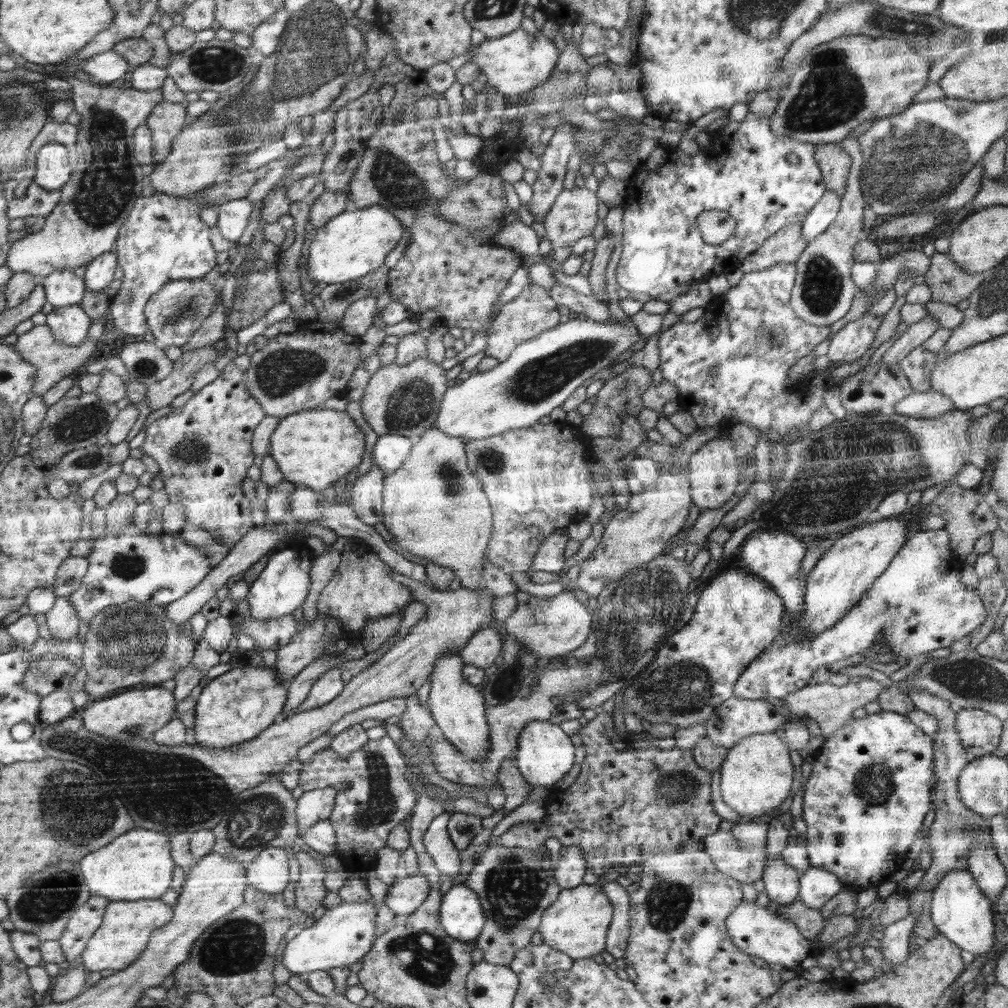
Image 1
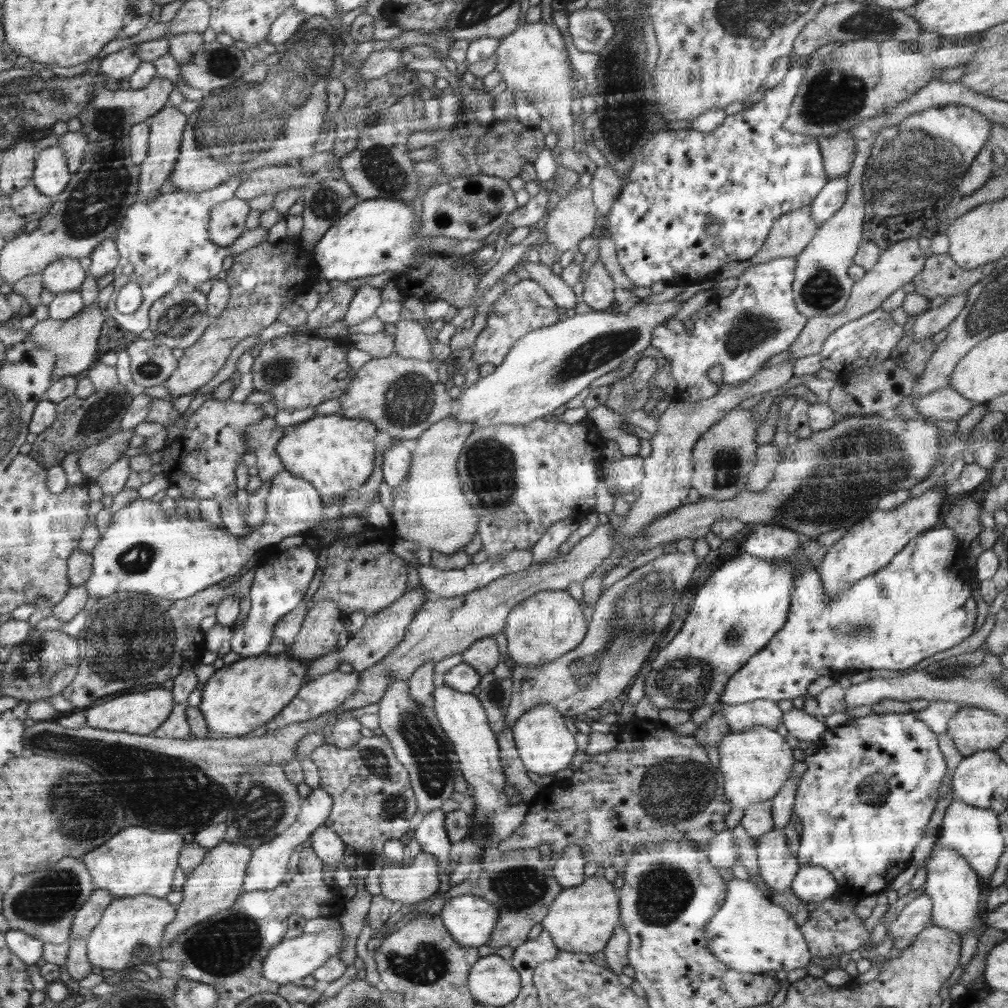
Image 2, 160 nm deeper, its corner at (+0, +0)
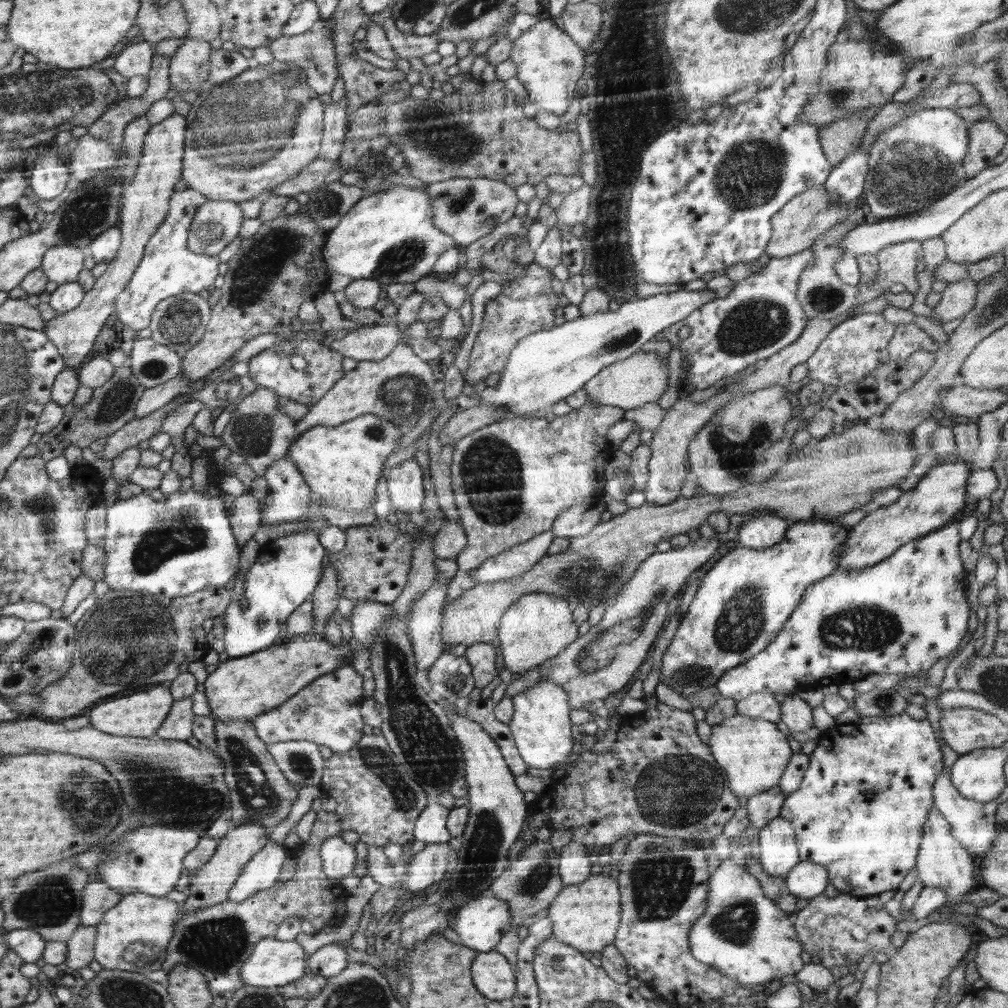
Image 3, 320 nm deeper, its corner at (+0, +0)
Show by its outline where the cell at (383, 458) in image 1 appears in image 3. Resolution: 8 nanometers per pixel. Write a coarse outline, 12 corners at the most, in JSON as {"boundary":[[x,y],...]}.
{"boundary":[[415,458],[389,470],[391,506],[421,515],[422,468]]}

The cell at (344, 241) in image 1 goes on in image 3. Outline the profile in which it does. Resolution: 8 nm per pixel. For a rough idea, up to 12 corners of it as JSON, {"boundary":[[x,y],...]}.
{"boundary":[[425,187],[356,202],[330,232],[330,274],[381,286],[456,248]]}

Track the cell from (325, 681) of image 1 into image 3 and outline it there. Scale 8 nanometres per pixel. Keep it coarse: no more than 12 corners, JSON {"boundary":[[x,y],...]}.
{"boundary":[[346,664],[251,724],[267,746],[348,753],[367,735],[365,678]]}

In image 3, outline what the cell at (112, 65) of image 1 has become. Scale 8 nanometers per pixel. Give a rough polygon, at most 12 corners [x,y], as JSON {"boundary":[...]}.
{"boundary":[[140,41],[122,50],[114,68],[126,78],[148,75],[154,46]]}

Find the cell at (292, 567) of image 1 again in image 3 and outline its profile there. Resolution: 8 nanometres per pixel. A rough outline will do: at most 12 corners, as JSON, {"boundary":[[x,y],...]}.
{"boundary":[[315,527],[268,541],[224,612],[229,658],[264,651],[310,600]]}

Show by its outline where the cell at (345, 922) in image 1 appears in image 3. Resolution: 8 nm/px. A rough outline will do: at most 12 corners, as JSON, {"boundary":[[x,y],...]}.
{"boundary":[[266,937],[241,968],[248,986],[300,979],[308,960],[295,940]]}

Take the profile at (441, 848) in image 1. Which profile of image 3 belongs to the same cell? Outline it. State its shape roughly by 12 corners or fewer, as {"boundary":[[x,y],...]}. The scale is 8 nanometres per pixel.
{"boundary":[[429,802],[421,813],[415,840],[448,842],[448,812]]}

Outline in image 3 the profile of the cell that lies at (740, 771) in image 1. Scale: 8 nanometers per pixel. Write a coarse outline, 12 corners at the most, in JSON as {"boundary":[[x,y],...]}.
{"boundary":[[736,714],[710,752],[733,793],[779,784],[793,751],[776,723]]}

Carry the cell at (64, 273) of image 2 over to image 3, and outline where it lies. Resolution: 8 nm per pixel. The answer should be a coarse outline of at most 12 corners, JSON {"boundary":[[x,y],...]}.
{"boundary":[[58,244],[42,260],[49,281],[76,282],[86,248]]}

